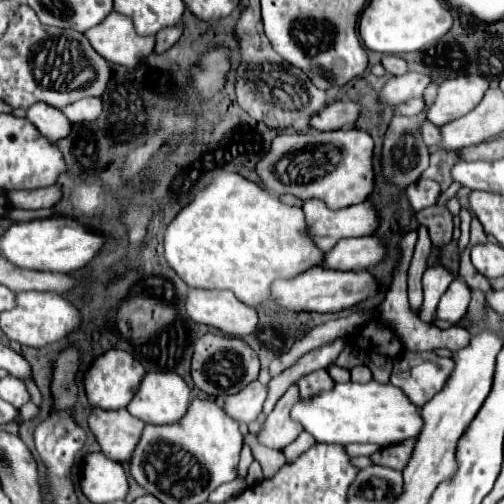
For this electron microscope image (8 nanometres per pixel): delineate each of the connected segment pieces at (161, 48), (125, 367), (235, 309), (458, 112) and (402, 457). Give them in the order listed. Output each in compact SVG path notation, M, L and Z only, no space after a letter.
M176 25L176 27L166 27L162 31L156 33L156 45L154 45L154 53L160 55L160 53L166 53L180 37L182 33L182 25Z
M110 349L96 357L90 365L90 369L84 375L84 389L86 397L92 407L98 409L122 409L130 403L132 395L136 393L136 387L140 385L140 379L144 377L144 367L126 351L122 349Z
M190 289L186 311L196 323L214 327L230 337L248 337L258 325L256 309L238 301L230 291Z
M460 75L446 79L438 87L438 97L428 109L428 119L442 127L468 111L472 111L488 89L488 81L480 75Z
M408 439L408 441L402 441L398 445L388 445L388 447L382 447L378 449L376 453L370 455L372 463L374 465L382 465L382 467L392 467L396 471L402 471L412 455L412 449L414 449L414 441L416 439Z

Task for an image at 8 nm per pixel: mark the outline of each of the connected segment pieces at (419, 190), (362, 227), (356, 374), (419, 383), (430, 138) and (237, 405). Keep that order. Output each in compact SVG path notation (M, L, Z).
M418 179L408 187L408 199L416 211L422 211L430 205L436 205L442 189L436 181L430 179Z
M310 199L302 209L310 235L324 253L328 253L340 239L372 235L380 227L378 211L370 201L332 211L324 201Z
M358 365L350 373L352 373L352 381L356 381L356 383L368 383L368 381L372 381L372 371L366 365Z
M402 351L392 359L392 363L394 371L390 383L400 387L418 407L424 407L426 401L440 393L454 371L454 359L440 357L434 351Z
M426 123L424 127L422 127L422 135L424 135L424 143L428 143L428 147L432 145L440 145L440 137L442 137L442 133L440 133L440 129L438 127L434 127L432 123Z
M252 381L240 393L228 395L224 401L224 411L236 419L238 423L252 423L262 413L262 403L266 399L266 385L260 381Z

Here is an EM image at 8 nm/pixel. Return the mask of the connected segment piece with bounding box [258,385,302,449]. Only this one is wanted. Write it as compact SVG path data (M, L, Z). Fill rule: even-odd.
M292 385L276 403L274 411L266 417L266 425L262 435L258 437L258 441L266 447L272 449L284 449L286 445L290 445L300 433L302 433L302 425L292 421L290 417L290 409L292 405L296 405L300 401L300 393L298 387Z

